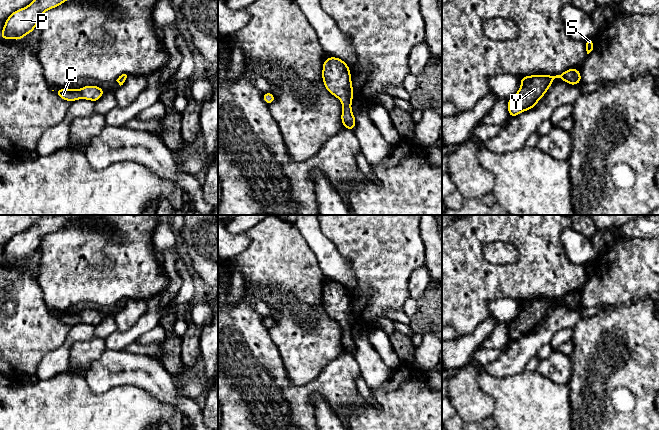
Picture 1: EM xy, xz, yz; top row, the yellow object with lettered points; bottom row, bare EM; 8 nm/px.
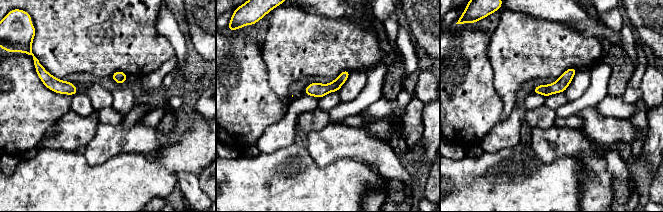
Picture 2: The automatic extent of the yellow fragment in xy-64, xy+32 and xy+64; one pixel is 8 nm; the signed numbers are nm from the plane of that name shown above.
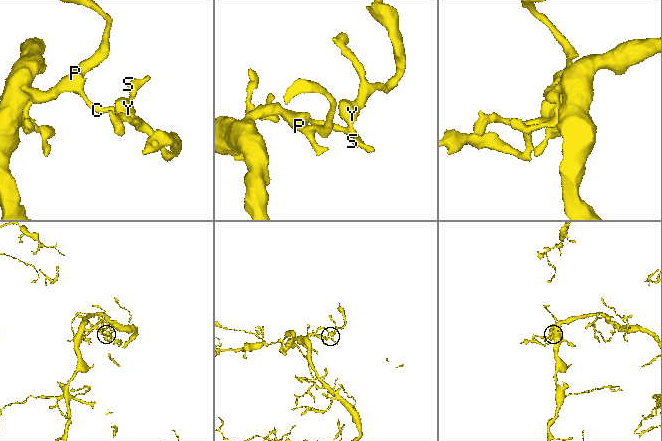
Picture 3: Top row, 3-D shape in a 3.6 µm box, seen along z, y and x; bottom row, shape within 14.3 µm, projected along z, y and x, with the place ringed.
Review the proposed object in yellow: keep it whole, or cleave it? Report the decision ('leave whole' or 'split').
leave whole

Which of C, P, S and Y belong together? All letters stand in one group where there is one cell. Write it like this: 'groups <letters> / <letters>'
groups C P S Y

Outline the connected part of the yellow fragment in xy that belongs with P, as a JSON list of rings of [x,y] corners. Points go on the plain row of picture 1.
[[[45,215],[36,221],[30,229],[14,235],[6,244],[0,257],[3,263],[22,264],[39,248],[41,239],[52,232],[66,226],[78,215]]]

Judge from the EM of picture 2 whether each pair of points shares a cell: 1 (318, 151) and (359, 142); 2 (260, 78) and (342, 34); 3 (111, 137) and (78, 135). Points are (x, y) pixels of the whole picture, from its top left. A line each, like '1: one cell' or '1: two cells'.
1: one cell
2: two cells
3: two cells

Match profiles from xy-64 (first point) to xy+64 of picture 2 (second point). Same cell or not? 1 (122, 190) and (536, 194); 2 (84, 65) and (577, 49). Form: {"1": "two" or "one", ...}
{"1": "one", "2": "one"}

